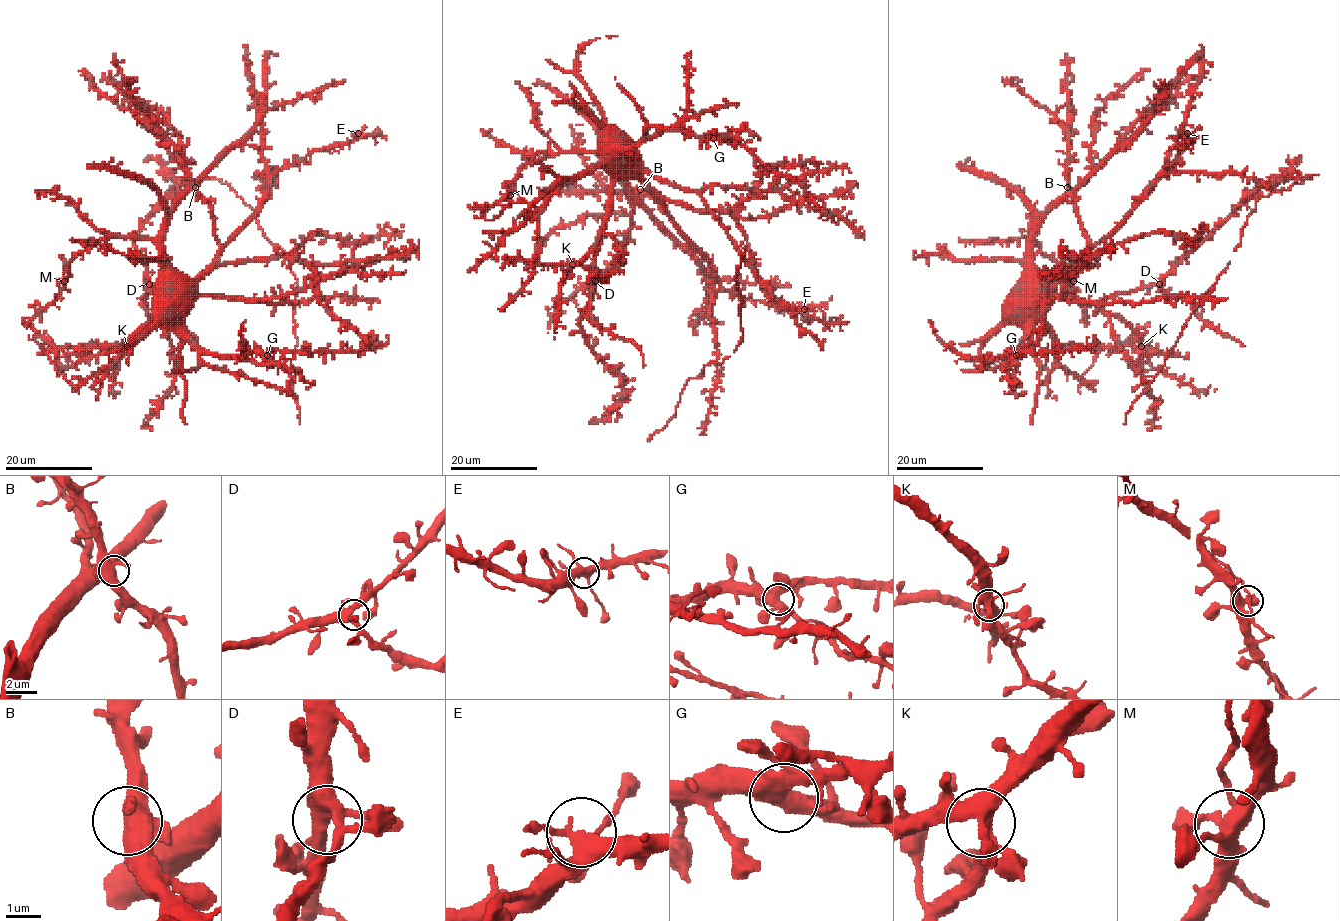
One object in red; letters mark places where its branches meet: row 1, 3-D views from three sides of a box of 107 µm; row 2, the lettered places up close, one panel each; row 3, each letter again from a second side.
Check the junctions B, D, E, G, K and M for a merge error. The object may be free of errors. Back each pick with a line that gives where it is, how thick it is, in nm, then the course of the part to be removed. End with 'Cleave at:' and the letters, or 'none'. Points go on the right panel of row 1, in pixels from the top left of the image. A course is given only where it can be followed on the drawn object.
M: at (1073, 281); 360 nm thick; foreign part runs (1073, 280), (1059, 263)
Cleave at: M

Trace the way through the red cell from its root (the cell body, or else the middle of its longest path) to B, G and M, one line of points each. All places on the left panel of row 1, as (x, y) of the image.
B: (164, 301), (163, 221), (184, 194), (195, 187)
G: (164, 301), (177, 314), (180, 327), (202, 350), (219, 355), (267, 355)
M: (164, 301), (160, 249), (148, 239), (109, 235), (102, 237), (69, 262), (64, 280)

